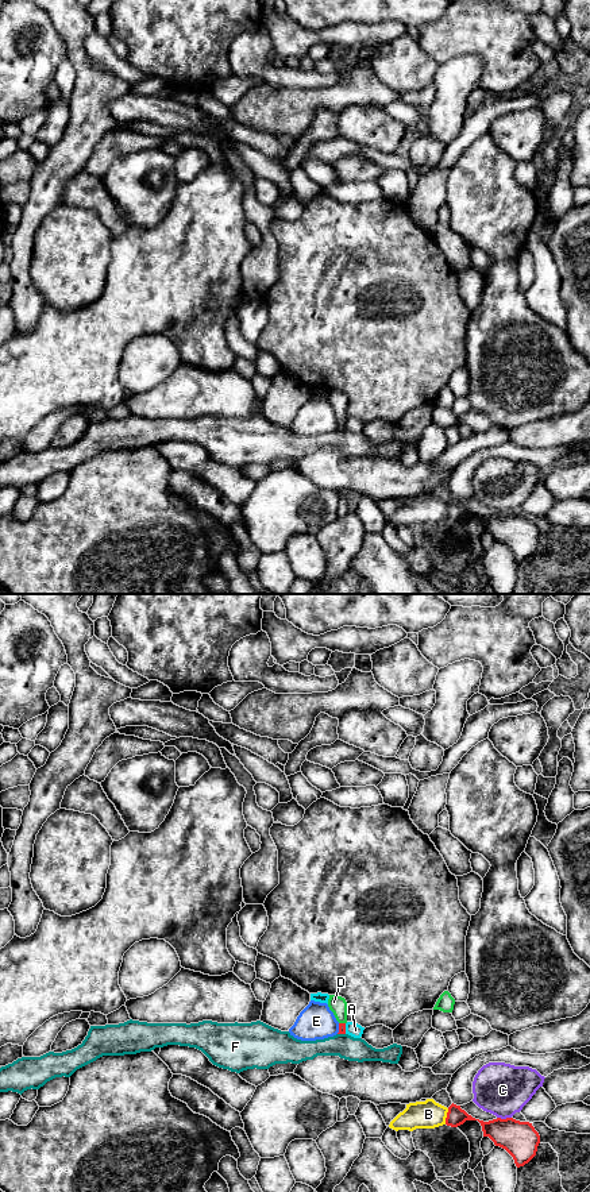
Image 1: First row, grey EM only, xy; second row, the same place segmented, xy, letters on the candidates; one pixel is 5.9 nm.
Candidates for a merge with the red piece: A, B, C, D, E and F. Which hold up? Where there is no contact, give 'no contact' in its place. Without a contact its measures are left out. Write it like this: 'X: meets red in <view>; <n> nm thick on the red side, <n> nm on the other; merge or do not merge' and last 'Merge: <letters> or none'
A: meets red in xy; 50 nm thick on the red side, 90 nm on the other; do not merge
B: meets red in xy; 110 nm thick on the red side, 170 nm on the other; do not merge
C: meets red in xy; 220 nm thick on the red side, 320 nm on the other; do not merge
D: meets red in xy; 50 nm thick on the red side, 110 nm on the other; merge
E: meets red in xy; 50 nm thick on the red side, 220 nm on the other; do not merge
F: meets red in xy; 50 nm thick on the red side, 140 nm on the other; do not merge
Merge: D

